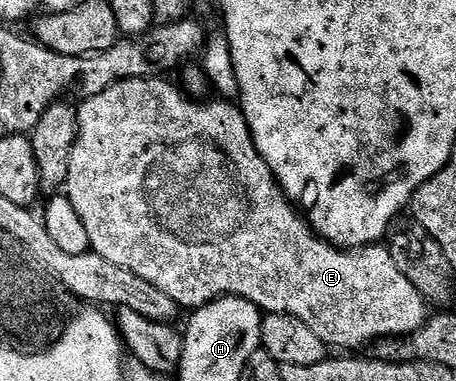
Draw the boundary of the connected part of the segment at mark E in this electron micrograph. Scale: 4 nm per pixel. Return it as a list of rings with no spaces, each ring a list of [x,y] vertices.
[[[163,77],[118,81],[113,87],[101,91],[101,95],[86,98],[78,106],[79,130],[77,143],[73,143],[73,156],[69,159],[65,195],[69,203],[73,203],[73,211],[79,216],[89,235],[90,252],[101,255],[101,259],[109,259],[109,263],[114,263],[117,267],[125,267],[125,271],[133,271],[133,275],[145,279],[145,283],[153,283],[153,287],[165,291],[165,295],[169,295],[169,299],[173,299],[184,310],[194,311],[219,297],[249,299],[249,303],[253,303],[264,314],[284,313],[301,319],[301,323],[305,323],[305,327],[309,327],[317,335],[317,339],[321,339],[328,347],[335,348],[336,345],[339,349],[359,349],[362,345],[370,346],[384,339],[405,337],[426,325],[429,316],[427,298],[413,287],[413,283],[409,283],[409,279],[405,279],[405,275],[401,275],[397,263],[393,263],[393,255],[389,255],[382,244],[364,245],[358,249],[339,249],[318,237],[305,220],[304,214],[302,217],[291,206],[294,204],[275,182],[263,156],[257,151],[253,135],[249,131],[249,123],[238,104],[227,99],[192,99],[178,84],[170,85],[167,81],[170,80]]]

